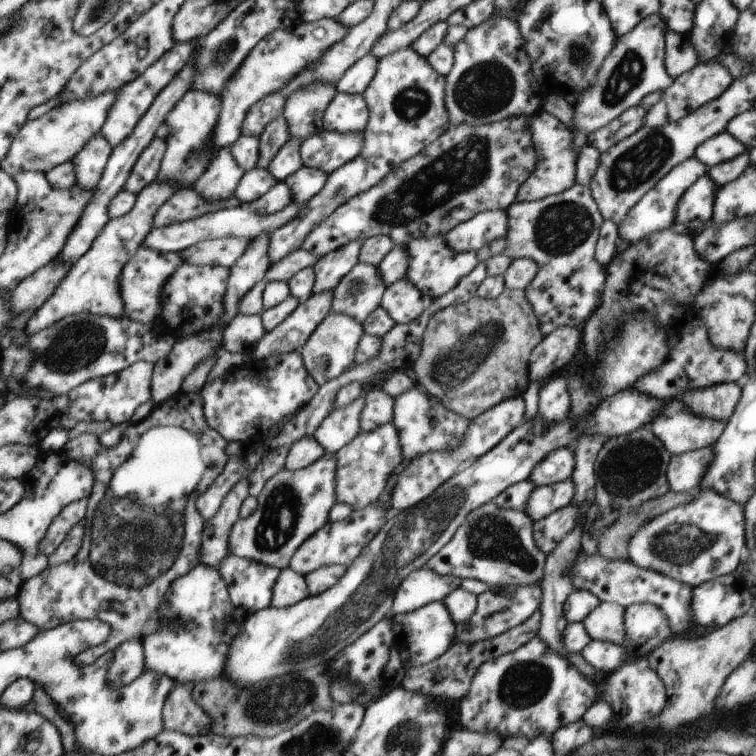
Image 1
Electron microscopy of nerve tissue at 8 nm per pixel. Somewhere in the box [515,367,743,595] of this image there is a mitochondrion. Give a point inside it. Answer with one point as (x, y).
(633, 466)

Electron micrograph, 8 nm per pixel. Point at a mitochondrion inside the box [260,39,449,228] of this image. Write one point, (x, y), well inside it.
(412, 102)

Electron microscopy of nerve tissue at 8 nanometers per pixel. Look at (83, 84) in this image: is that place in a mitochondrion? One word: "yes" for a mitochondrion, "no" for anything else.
no

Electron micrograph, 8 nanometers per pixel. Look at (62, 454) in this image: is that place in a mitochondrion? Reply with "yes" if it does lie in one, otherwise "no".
no

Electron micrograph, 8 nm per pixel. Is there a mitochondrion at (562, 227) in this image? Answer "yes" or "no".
yes

